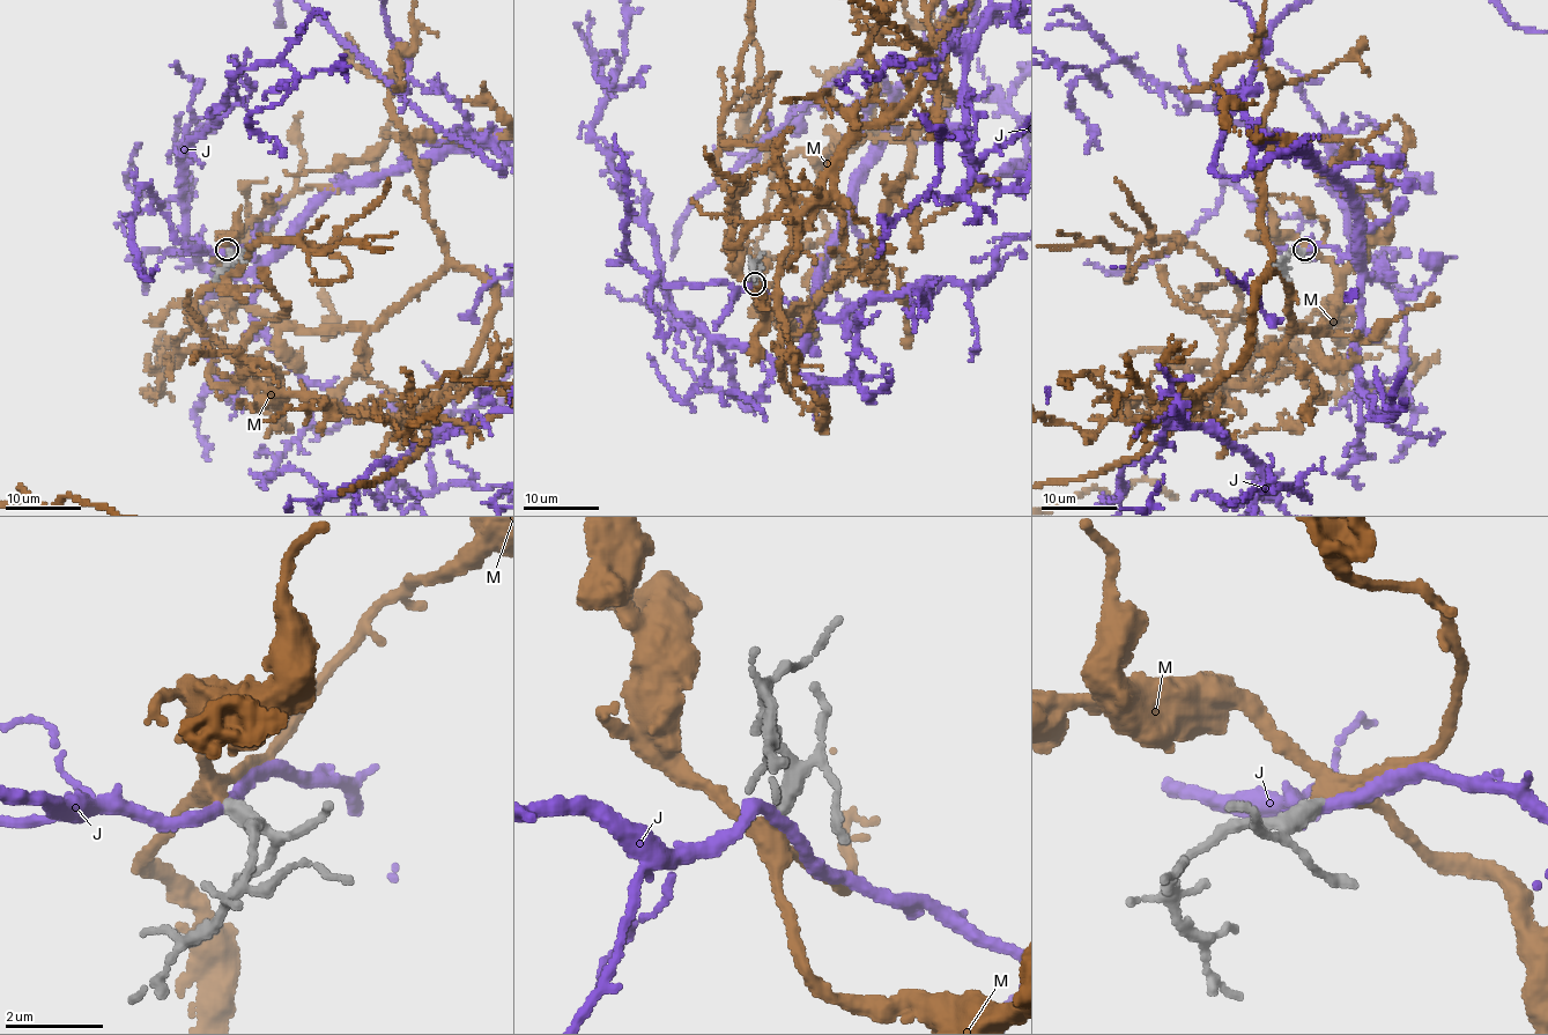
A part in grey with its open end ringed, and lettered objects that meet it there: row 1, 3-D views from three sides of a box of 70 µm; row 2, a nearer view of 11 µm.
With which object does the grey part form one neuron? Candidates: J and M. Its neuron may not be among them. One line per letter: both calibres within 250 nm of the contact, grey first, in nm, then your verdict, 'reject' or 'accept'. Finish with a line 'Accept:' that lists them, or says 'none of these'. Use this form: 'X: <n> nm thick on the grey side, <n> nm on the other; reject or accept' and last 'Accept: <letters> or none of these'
J: 240 nm thick on the grey side, 260 nm on the other; reject
M: 240 nm thick on the grey side, 320 nm on the other; accept
Accept: M

